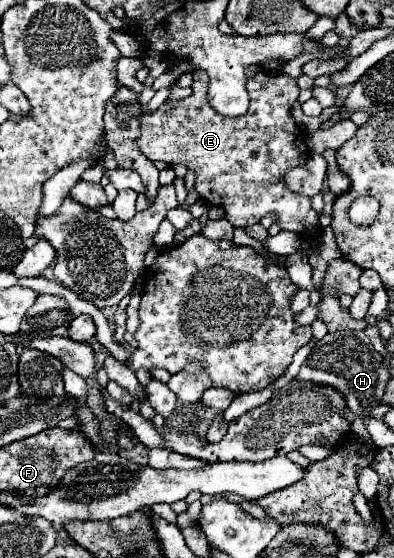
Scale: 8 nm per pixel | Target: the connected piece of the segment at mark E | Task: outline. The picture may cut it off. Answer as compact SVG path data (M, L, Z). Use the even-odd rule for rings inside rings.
M257 64L257 72L249 76L247 90L251 96L251 106L247 114L239 118L227 118L217 114L209 100L208 76L205 71L197 69L193 73L193 94L177 100L173 104L163 104L157 112L143 112L141 114L141 138L139 138L139 148L149 160L163 160L167 164L185 164L187 168L193 168L197 174L195 190L201 194L201 198L211 204L211 206L221 206L227 214L227 220L233 226L241 226L241 222L259 222L265 214L275 212L277 224L283 230L299 232L301 236L317 234L319 228L319 214L311 208L311 198L295 194L287 188L285 184L285 172L303 166L307 162L307 146L305 146L305 130L295 126L295 120L291 116L291 106L295 104L299 96L299 86L297 80L287 76L287 74L269 74Z

